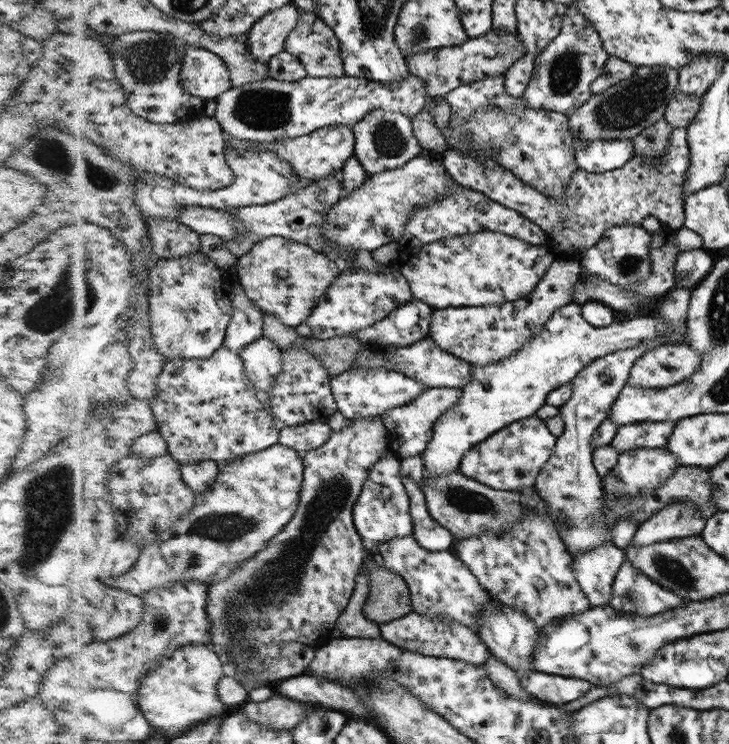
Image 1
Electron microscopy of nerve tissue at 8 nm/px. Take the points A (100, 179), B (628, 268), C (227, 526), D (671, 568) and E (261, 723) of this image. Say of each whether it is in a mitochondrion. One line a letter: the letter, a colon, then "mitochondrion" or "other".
A: mitochondrion
B: mitochondrion
C: mitochondrion
D: mitochondrion
E: other

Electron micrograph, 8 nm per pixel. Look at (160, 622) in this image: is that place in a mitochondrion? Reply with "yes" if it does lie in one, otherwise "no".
yes

